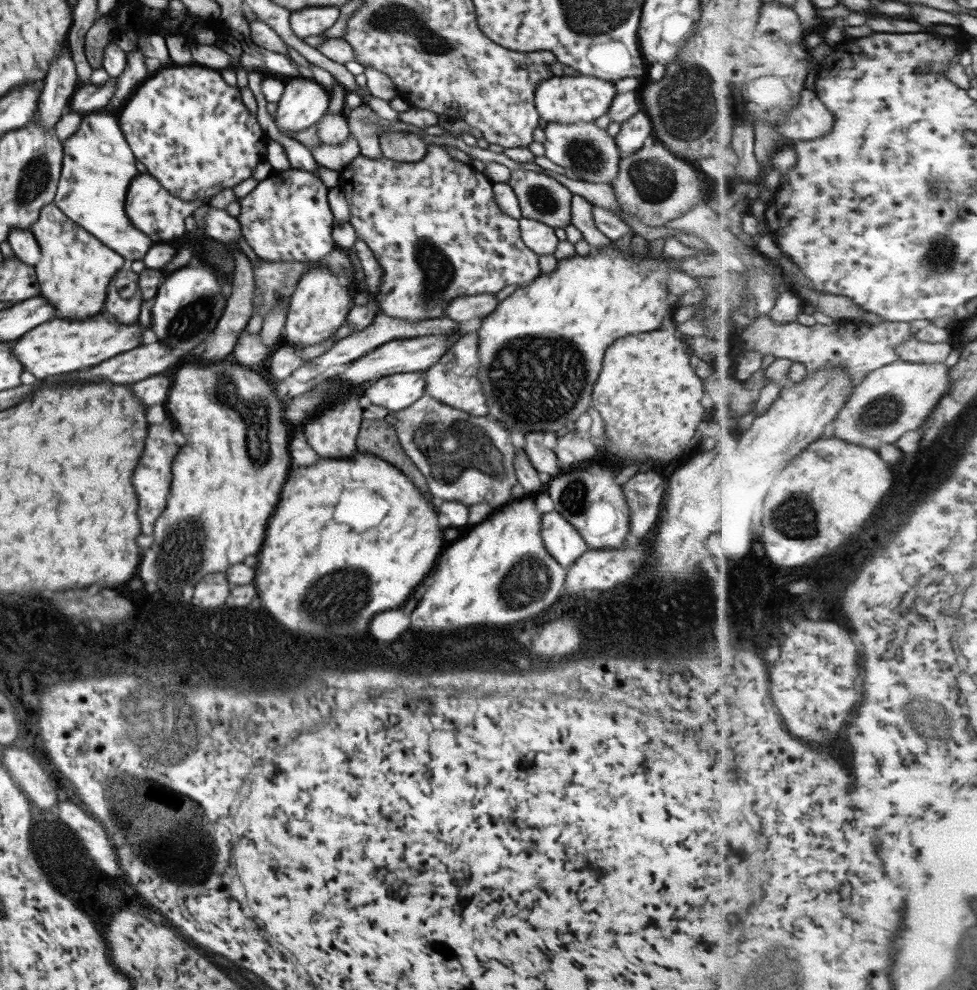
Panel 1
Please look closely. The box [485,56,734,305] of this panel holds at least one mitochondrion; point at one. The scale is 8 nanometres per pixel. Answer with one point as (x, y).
(689, 109)

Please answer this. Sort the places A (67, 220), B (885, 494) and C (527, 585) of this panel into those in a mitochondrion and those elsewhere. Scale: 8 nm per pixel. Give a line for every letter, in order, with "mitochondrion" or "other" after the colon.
A: other
B: other
C: mitochondrion

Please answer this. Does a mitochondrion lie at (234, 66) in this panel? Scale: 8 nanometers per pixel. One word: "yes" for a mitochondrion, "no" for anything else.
no

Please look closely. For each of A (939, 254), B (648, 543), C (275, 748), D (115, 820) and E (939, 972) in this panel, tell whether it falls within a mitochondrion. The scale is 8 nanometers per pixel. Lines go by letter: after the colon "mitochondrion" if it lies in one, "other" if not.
A: mitochondrion
B: other
C: other
D: mitochondrion
E: mitochondrion

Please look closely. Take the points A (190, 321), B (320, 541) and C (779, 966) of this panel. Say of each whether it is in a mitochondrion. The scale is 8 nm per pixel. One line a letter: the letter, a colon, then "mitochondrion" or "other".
A: mitochondrion
B: other
C: mitochondrion

